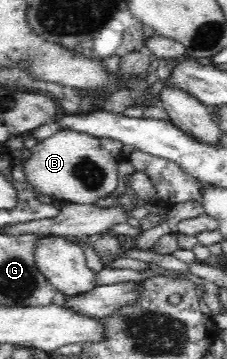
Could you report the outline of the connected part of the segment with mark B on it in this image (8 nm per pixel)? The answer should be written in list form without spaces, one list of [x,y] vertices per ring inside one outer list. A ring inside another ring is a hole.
[[[62,128],[38,141],[30,158],[22,163],[23,174],[36,193],[52,198],[54,203],[95,204],[101,198],[113,196],[119,186],[119,163],[115,156],[100,147],[95,136]]]

